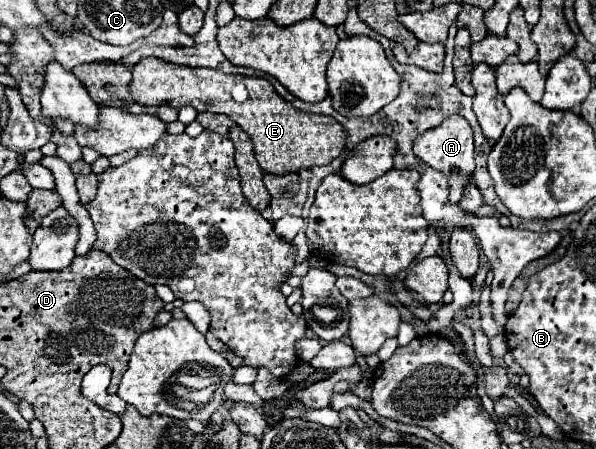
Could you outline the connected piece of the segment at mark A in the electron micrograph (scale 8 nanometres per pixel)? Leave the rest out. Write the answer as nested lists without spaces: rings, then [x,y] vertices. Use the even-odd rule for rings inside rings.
[[[451,116],[451,118],[443,120],[441,126],[419,134],[415,138],[413,152],[421,162],[425,162],[427,166],[431,166],[447,176],[447,180],[449,180],[449,198],[447,200],[457,202],[463,196],[465,184],[471,180],[471,172],[475,170],[473,132],[471,132],[471,126],[467,124],[467,120],[463,120],[461,116]]]

